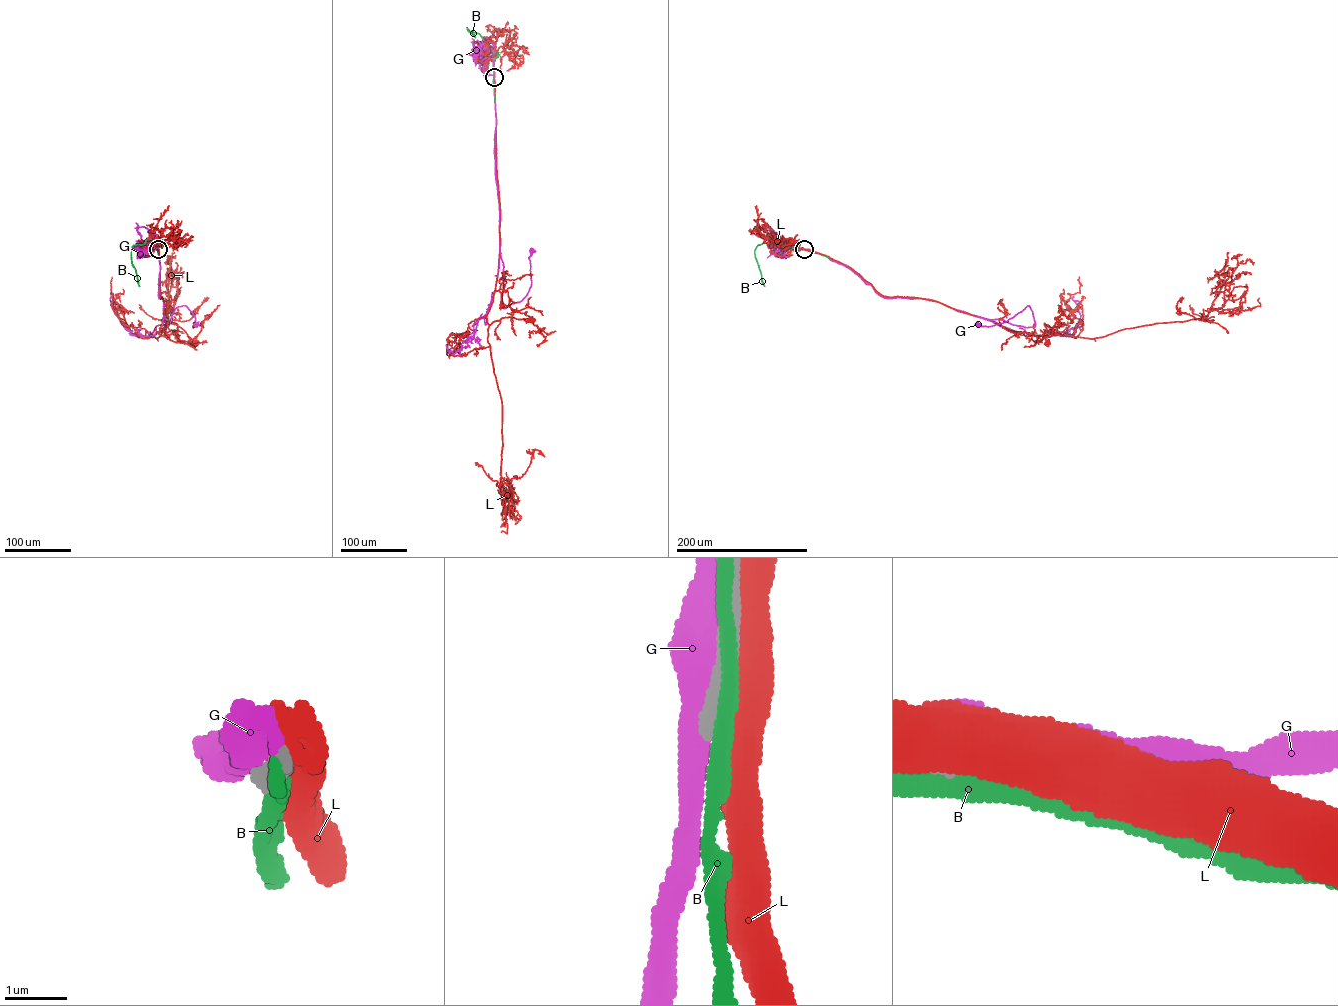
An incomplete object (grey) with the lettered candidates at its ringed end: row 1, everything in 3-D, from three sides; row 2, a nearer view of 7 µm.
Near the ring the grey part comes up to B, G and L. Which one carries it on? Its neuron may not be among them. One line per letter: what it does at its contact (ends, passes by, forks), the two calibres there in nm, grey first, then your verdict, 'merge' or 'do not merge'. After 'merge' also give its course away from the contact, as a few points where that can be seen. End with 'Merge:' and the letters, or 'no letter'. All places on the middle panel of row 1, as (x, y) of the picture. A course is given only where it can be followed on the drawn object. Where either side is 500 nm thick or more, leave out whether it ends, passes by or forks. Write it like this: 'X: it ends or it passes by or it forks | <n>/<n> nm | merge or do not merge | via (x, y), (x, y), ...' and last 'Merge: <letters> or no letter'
B: it passes by | 280/280 nm | do not merge
G: 380/550 nm | do not merge
L: 280/650 nm | do not merge
Merge: no letter

